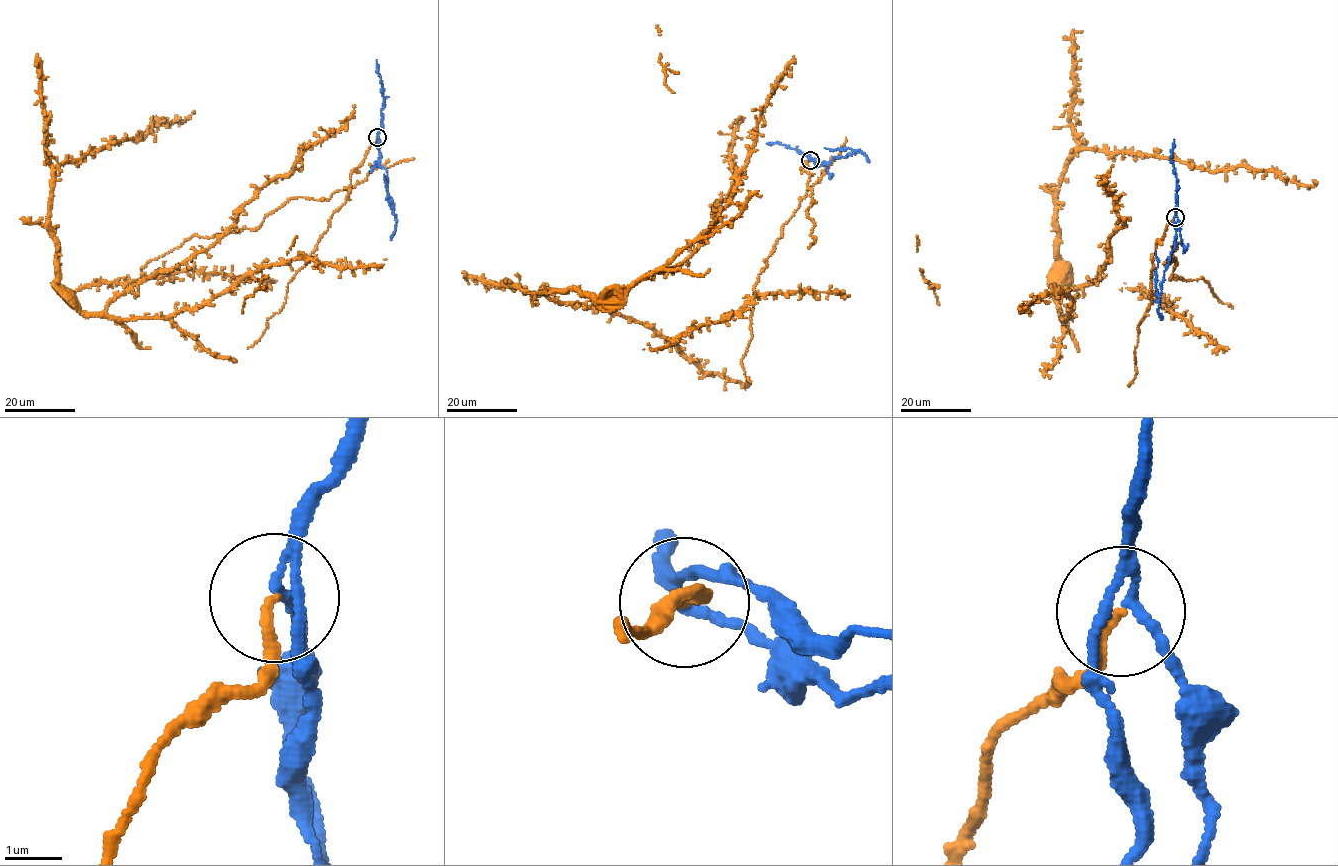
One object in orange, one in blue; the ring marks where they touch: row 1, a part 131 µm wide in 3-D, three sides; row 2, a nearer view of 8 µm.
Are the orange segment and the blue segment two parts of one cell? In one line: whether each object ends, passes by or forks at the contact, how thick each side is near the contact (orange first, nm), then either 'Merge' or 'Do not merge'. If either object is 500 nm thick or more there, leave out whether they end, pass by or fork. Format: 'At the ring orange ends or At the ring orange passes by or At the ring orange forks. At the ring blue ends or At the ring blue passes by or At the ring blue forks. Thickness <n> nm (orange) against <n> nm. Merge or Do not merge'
At the ring orange ends. At the ring blue forks. Thickness 160 nm (orange) against 110 nm. Do not merge

